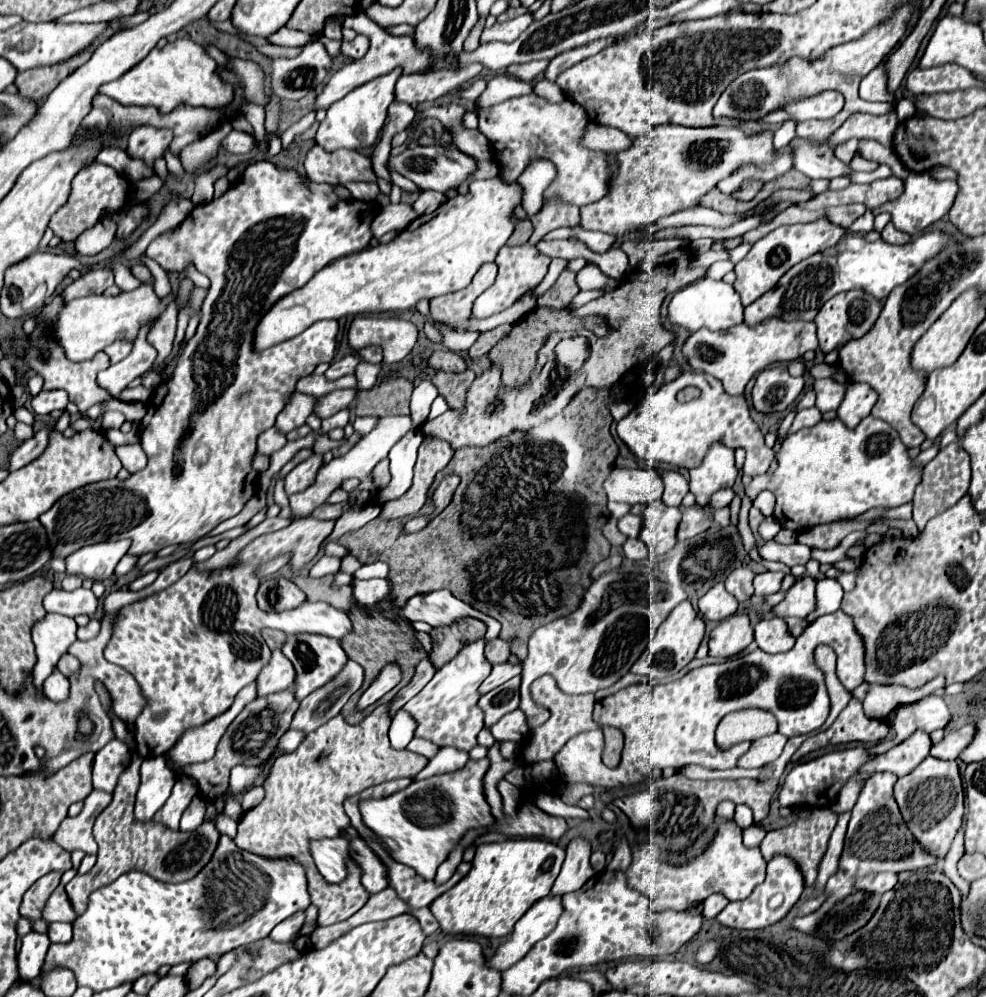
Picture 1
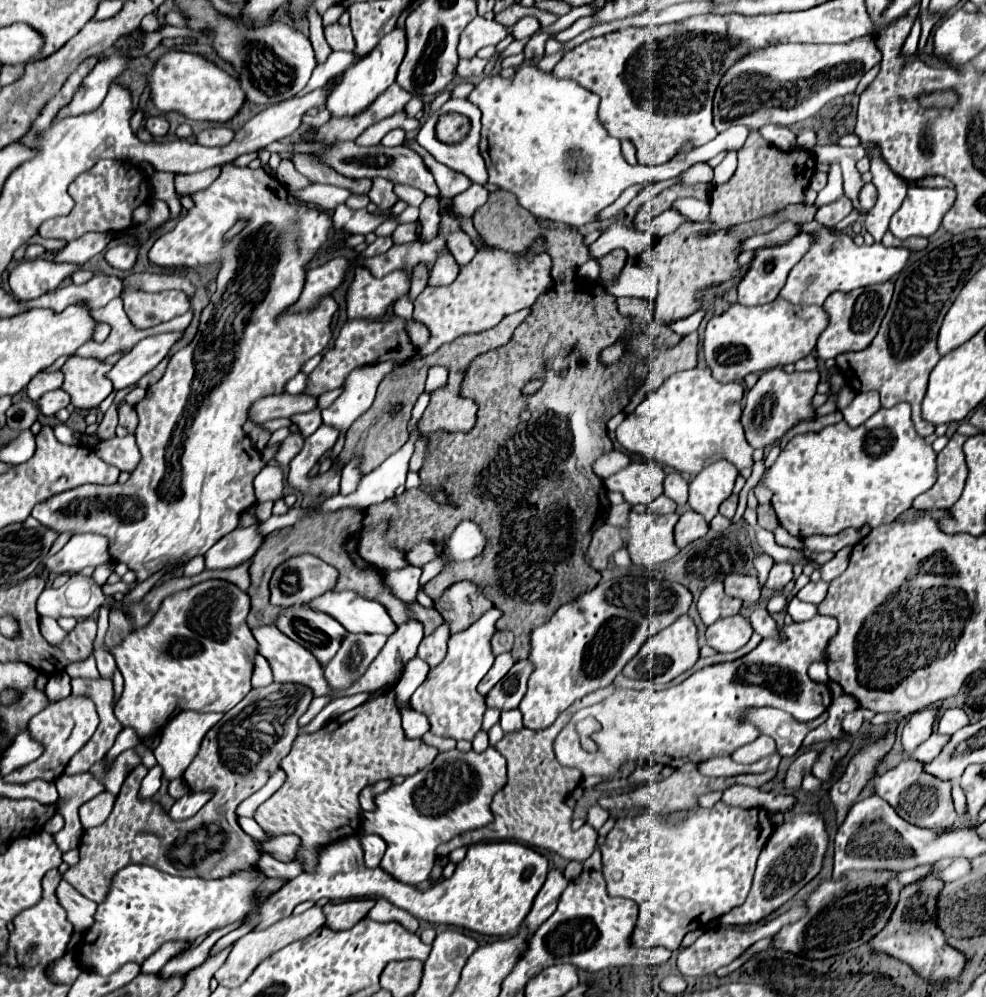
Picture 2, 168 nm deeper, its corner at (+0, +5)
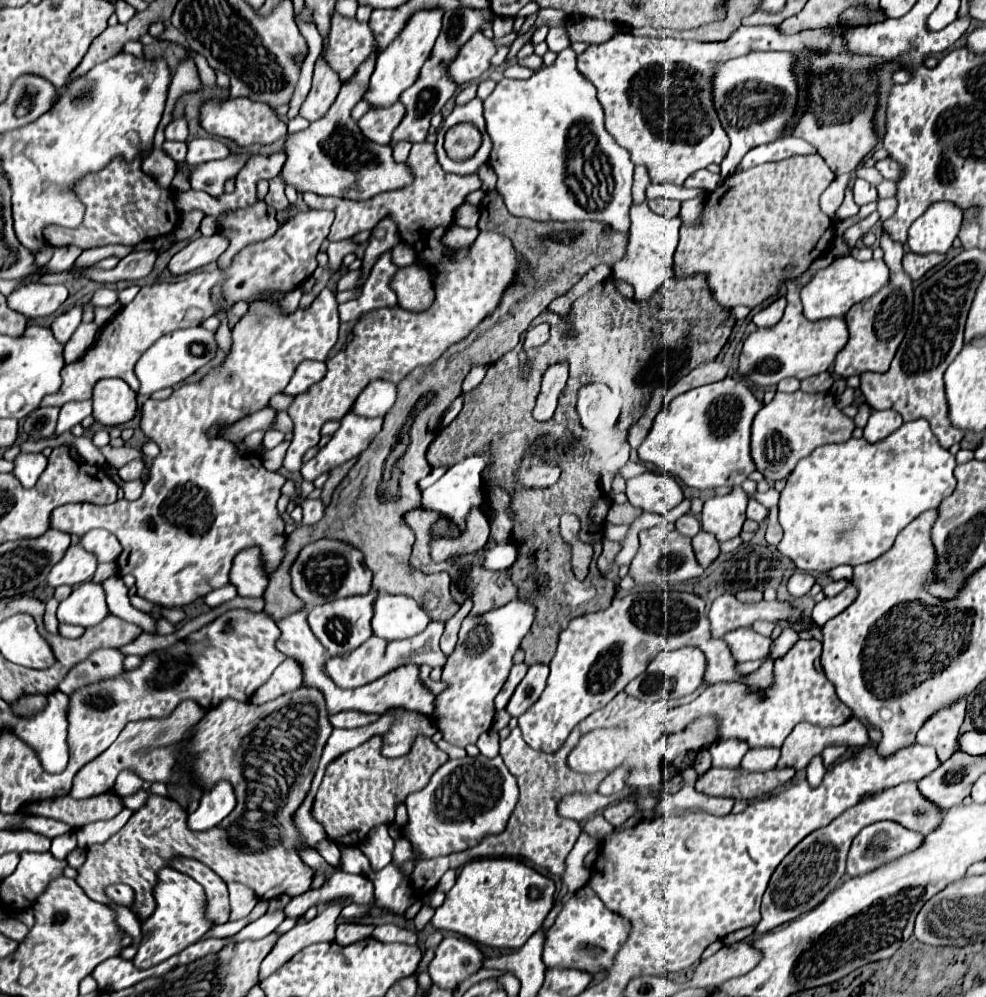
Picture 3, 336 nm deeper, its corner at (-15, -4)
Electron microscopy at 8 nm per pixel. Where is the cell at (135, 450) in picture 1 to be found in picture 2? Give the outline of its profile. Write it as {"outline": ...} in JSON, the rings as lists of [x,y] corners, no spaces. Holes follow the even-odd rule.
{"outline":[[[128,434],[124,438],[116,436],[112,440],[100,442],[96,446],[96,454],[104,462],[108,462],[108,464],[112,464],[112,466],[116,466],[120,470],[126,470],[126,472],[132,472],[138,466],[140,458],[142,458],[140,450],[136,446],[136,438],[132,434]]]}

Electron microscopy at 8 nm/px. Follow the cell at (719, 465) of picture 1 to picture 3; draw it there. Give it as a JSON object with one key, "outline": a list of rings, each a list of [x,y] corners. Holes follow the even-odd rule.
{"outline":[[[735,487],[729,495],[715,495],[705,501],[701,513],[701,529],[715,535],[719,543],[729,541],[741,533],[745,521],[747,495],[741,487]]]}

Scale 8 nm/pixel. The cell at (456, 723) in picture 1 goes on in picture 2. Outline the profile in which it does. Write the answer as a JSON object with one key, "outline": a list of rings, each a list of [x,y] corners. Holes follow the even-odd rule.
{"outline":[[[490,608],[478,622],[474,622],[464,632],[450,636],[448,654],[438,668],[428,672],[428,678],[412,694],[410,704],[414,710],[426,714],[430,720],[430,732],[436,736],[446,736],[454,740],[474,740],[482,728],[482,716],[486,712],[484,696],[476,690],[478,682],[494,664],[494,654],[490,652],[490,638],[496,632],[496,620],[500,618],[498,608]]]}

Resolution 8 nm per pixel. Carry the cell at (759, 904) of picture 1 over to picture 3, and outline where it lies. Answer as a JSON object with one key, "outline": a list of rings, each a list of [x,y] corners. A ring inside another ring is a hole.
{"outline":[[[907,783],[907,785],[897,785],[895,789],[887,789],[887,793],[879,793],[875,797],[847,809],[835,821],[831,821],[831,825],[827,825],[827,829],[817,829],[817,831],[809,833],[779,863],[779,867],[771,875],[769,887],[763,895],[761,921],[755,927],[755,935],[763,935],[783,923],[789,923],[789,921],[809,913],[813,907],[817,907],[839,885],[839,881],[845,873],[845,861],[847,861],[851,841],[863,827],[885,819],[885,821],[895,821],[895,823],[903,825],[905,829],[927,835],[927,833],[931,833],[931,829],[935,829],[935,825],[939,825],[939,817],[943,817],[943,813],[939,813],[939,809],[931,809],[931,805],[927,805],[927,801],[923,801],[923,797],[919,797],[915,783]]]}

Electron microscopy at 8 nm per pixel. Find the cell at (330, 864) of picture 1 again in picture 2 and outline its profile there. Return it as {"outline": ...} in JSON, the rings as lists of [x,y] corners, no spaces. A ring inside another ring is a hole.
{"outline":[[[348,836],[324,846],[320,866],[314,874],[300,874],[286,880],[280,890],[258,902],[256,892],[266,878],[258,868],[234,870],[224,878],[202,880],[170,876],[152,866],[132,864],[112,878],[108,896],[96,908],[94,924],[84,932],[78,960],[82,968],[110,976],[128,962],[142,964],[166,942],[192,942],[234,922],[252,926],[258,932],[288,918],[300,902],[318,902],[320,898],[348,900],[384,896],[430,924],[458,926],[488,936],[512,936],[528,916],[528,908],[532,908],[532,900],[542,888],[546,874],[548,858],[526,844],[510,840],[480,842],[468,848],[466,858],[448,880],[432,890],[420,892],[396,880],[386,870],[368,870],[362,860],[362,850],[358,848],[358,836]]]}

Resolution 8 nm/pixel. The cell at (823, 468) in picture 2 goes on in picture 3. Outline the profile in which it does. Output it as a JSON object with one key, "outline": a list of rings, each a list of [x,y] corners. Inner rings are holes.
{"outline":[[[911,421],[891,433],[881,445],[865,439],[849,439],[839,445],[825,445],[803,457],[795,473],[787,479],[779,499],[779,523],[785,531],[777,549],[787,555],[801,571],[827,573],[837,565],[861,565],[875,561],[893,547],[895,537],[915,517],[935,509],[955,491],[955,457],[943,449],[929,429],[927,421]]]}

